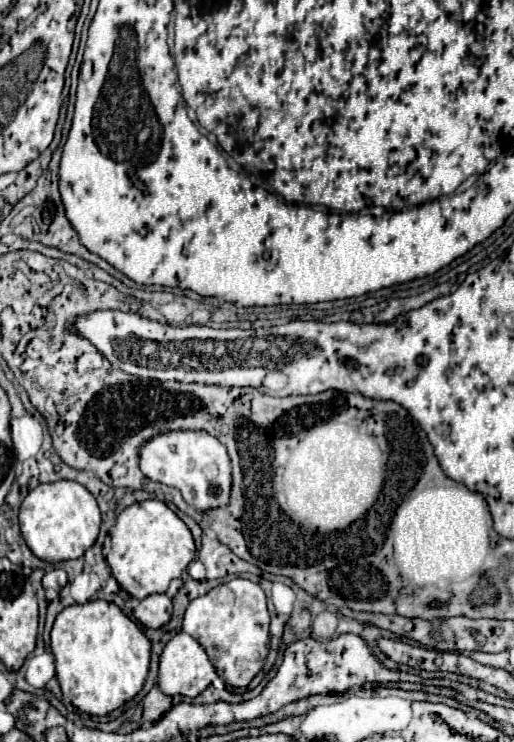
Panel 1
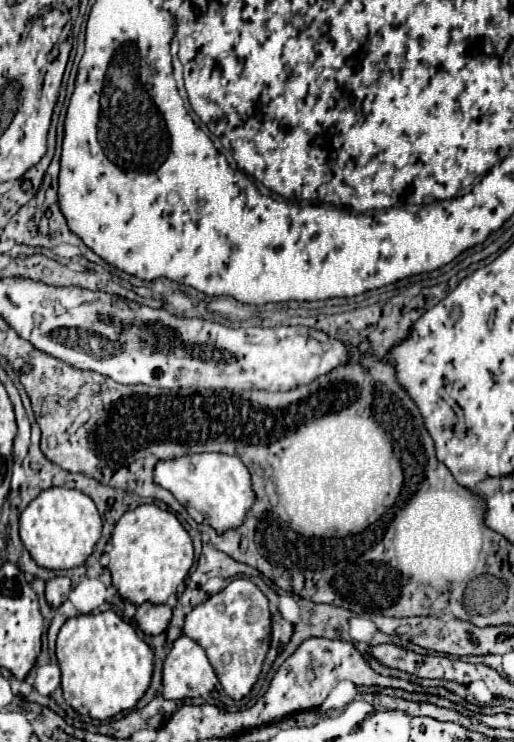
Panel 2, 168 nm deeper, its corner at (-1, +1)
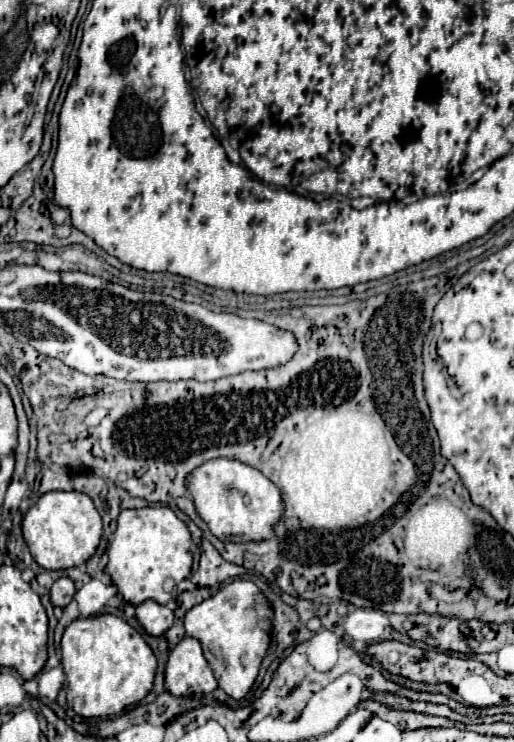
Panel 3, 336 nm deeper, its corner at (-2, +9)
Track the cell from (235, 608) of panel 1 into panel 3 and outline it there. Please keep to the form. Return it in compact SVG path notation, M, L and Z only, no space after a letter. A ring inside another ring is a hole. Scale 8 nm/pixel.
M236 578L234 582L222 586L216 596L210 596L186 612L186 634L200 640L204 658L216 674L218 686L236 700L244 698L250 692L258 676L260 664L270 646L272 616L272 606L260 588L252 580L242 578Z

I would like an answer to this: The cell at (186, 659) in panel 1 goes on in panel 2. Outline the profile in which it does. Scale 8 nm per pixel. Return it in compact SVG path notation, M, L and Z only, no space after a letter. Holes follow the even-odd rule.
M187 636L177 638L163 662L163 696L167 700L205 698L215 686L217 676L203 648Z

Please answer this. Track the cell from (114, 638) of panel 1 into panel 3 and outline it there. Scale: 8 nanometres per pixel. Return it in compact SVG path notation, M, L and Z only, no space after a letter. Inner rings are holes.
M114 614L76 618L66 626L60 650L68 704L84 718L120 714L152 690L156 656L138 630Z

